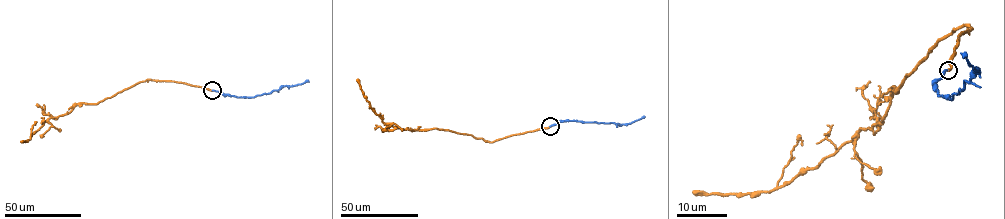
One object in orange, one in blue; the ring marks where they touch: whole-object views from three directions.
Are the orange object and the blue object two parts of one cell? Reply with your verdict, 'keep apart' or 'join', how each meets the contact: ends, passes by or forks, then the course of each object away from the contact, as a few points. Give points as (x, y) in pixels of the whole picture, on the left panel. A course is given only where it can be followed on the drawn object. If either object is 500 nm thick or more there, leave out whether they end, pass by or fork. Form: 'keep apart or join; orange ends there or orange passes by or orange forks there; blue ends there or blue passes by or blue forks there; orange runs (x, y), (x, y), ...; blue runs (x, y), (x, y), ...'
keep apart; orange ends there; blue ends there; orange runs (212, 90), (173, 81), (146, 79), (97, 103), (77, 103), (68, 113), (49, 118), (31, 138), (22, 141); blue runs (212, 90), (238, 97), (254, 97), (283, 86), (309, 81)

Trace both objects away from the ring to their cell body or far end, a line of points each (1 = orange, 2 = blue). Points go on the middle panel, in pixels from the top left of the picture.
1: (550, 127), (489, 142), (448, 130), (401, 129), (382, 122), (370, 106), (358, 79)
2: (550, 126), (569, 120), (621, 125), (645, 117)

